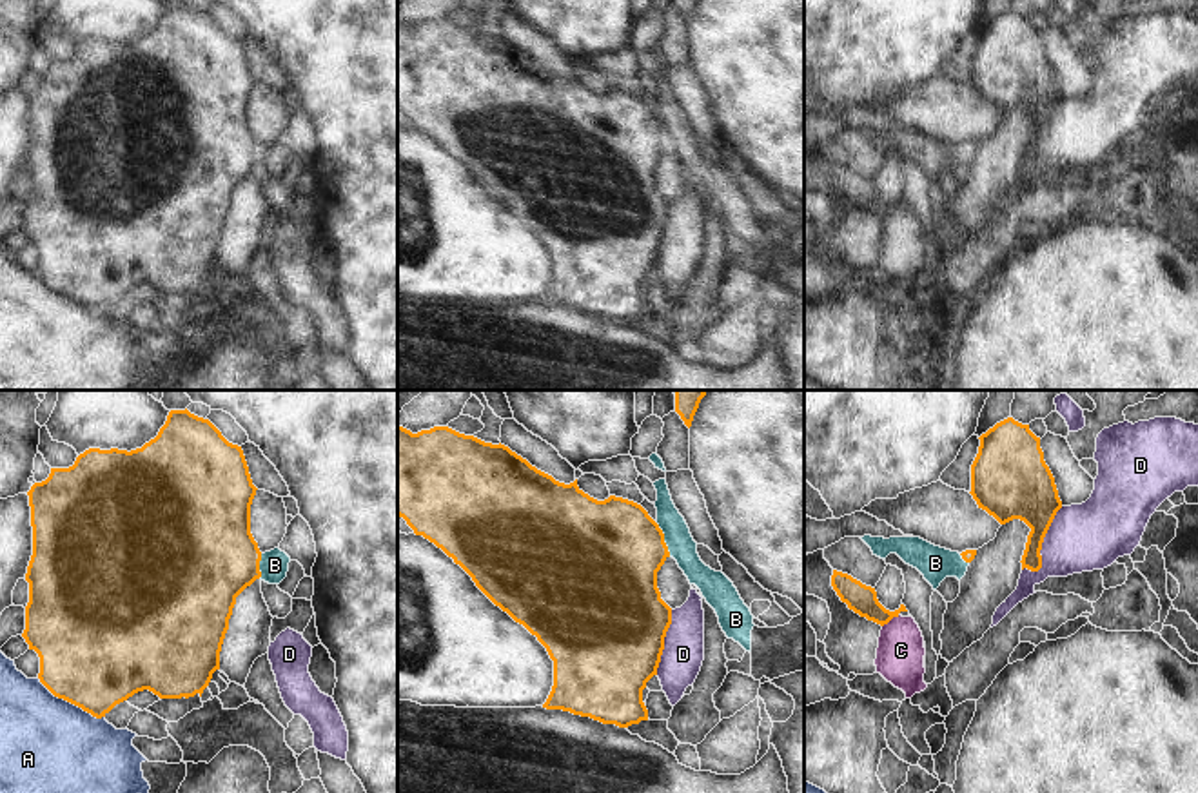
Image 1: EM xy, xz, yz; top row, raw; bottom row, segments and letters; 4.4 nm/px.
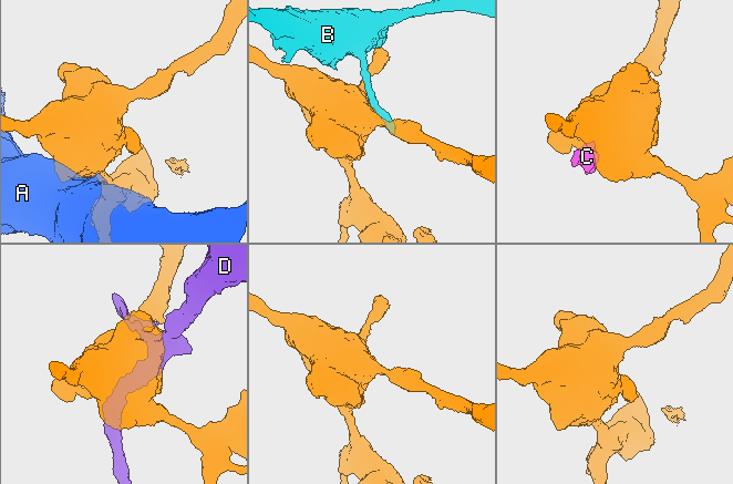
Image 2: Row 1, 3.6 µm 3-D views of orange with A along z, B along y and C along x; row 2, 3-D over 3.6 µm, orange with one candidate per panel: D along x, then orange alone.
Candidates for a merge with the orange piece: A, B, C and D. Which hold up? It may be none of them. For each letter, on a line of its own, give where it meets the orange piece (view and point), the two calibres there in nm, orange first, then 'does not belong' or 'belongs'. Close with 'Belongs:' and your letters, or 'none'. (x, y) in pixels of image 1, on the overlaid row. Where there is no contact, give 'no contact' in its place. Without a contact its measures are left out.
A: meets orange in xy at (71, 703); 500 nm thick on the orange side, 420 nm on the other; does not belong
B: meets orange in xz at (663, 539); 460 nm thick on the orange side, 120 nm on the other; does not belong
C: meets orange in yz at (890, 619); 130 nm thick on the orange side, 220 nm on the other; does not belong
D: meets orange in yz at (1040, 547); 260 nm thick on the orange side, 300 nm on the other; does not belong
Belongs: none

